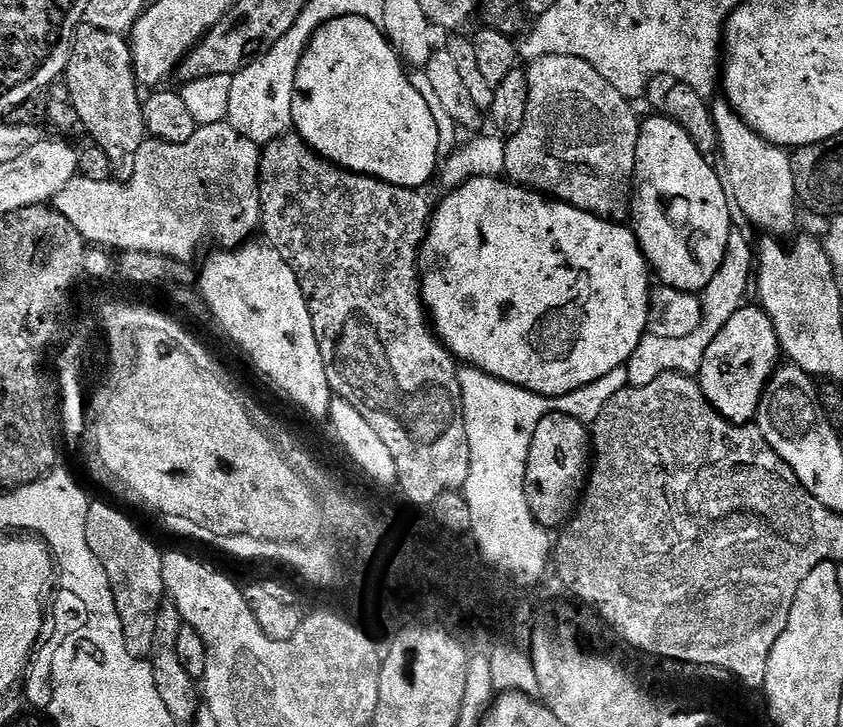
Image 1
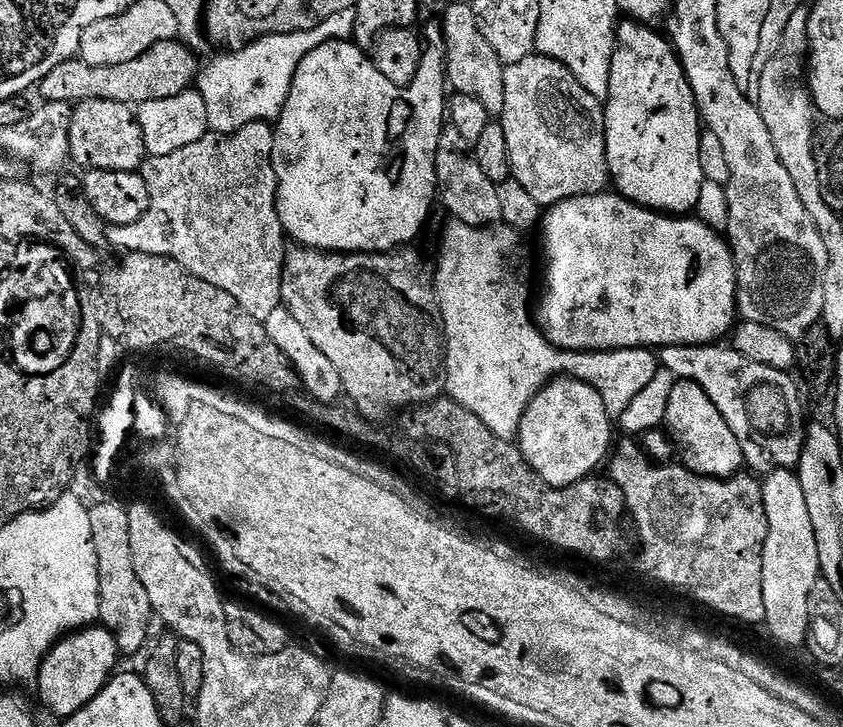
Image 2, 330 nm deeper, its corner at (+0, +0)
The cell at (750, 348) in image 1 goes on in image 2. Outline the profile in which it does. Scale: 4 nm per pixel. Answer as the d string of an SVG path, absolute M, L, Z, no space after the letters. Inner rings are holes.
M677 380L670 393L666 428L675 447L684 451L683 463L700 476L727 478L745 467L742 446L738 446L738 438L734 438L734 430L730 430L726 418L722 418L706 390L692 380Z

